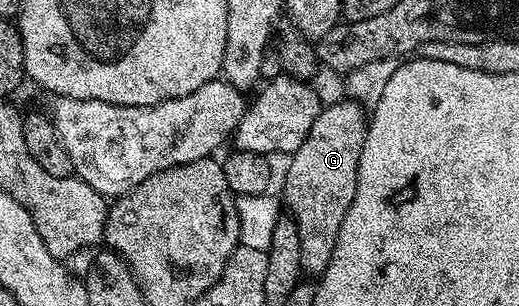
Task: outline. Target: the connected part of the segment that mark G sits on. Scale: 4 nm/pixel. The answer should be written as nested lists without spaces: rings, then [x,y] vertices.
[[[327,102],[322,112],[312,121],[310,136],[288,159],[286,167],[286,203],[290,206],[296,229],[300,233],[300,265],[310,277],[321,277],[332,261],[340,224],[352,197],[356,197],[356,177],[360,153],[368,126],[368,111],[361,103]]]

